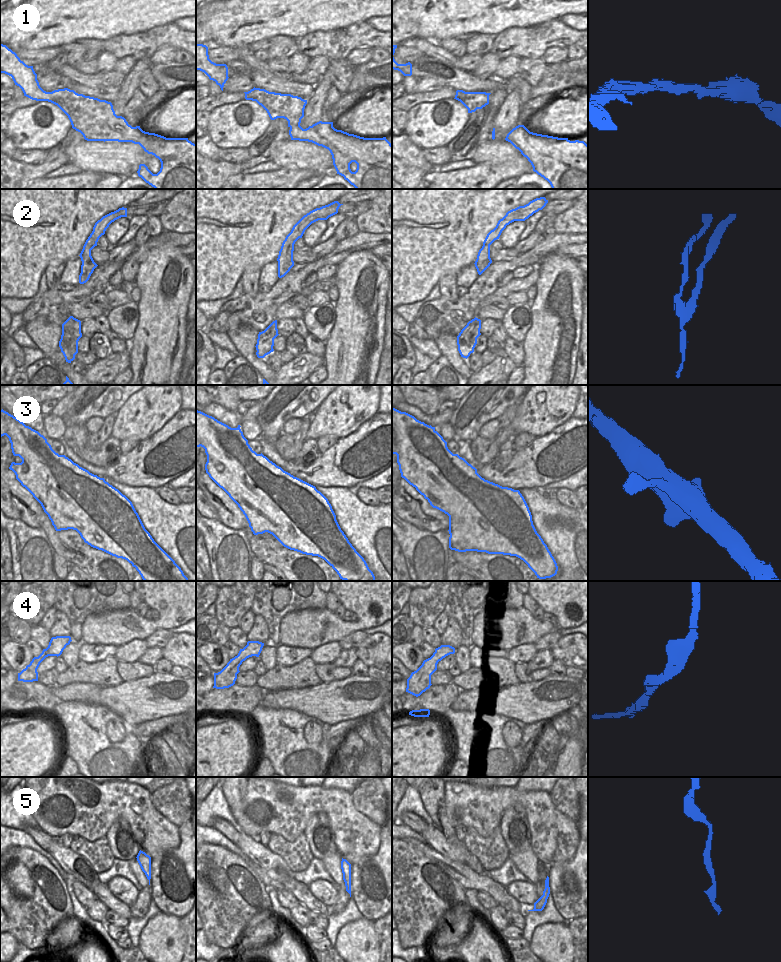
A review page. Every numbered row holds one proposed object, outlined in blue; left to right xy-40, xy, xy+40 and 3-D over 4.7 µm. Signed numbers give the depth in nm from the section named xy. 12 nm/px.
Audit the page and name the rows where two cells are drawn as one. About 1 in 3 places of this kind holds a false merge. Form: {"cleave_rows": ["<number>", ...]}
{"cleave_rows": ["2"]}

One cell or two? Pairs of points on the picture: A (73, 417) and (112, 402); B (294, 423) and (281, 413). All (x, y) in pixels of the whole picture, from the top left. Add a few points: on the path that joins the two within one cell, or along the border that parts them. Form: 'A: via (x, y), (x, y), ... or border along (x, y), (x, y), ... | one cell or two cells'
A: via (83, 409), (92, 402), (102, 402) | one cell
B: border along (300, 418), (289, 418), (284, 423), (281, 432) | two cells

